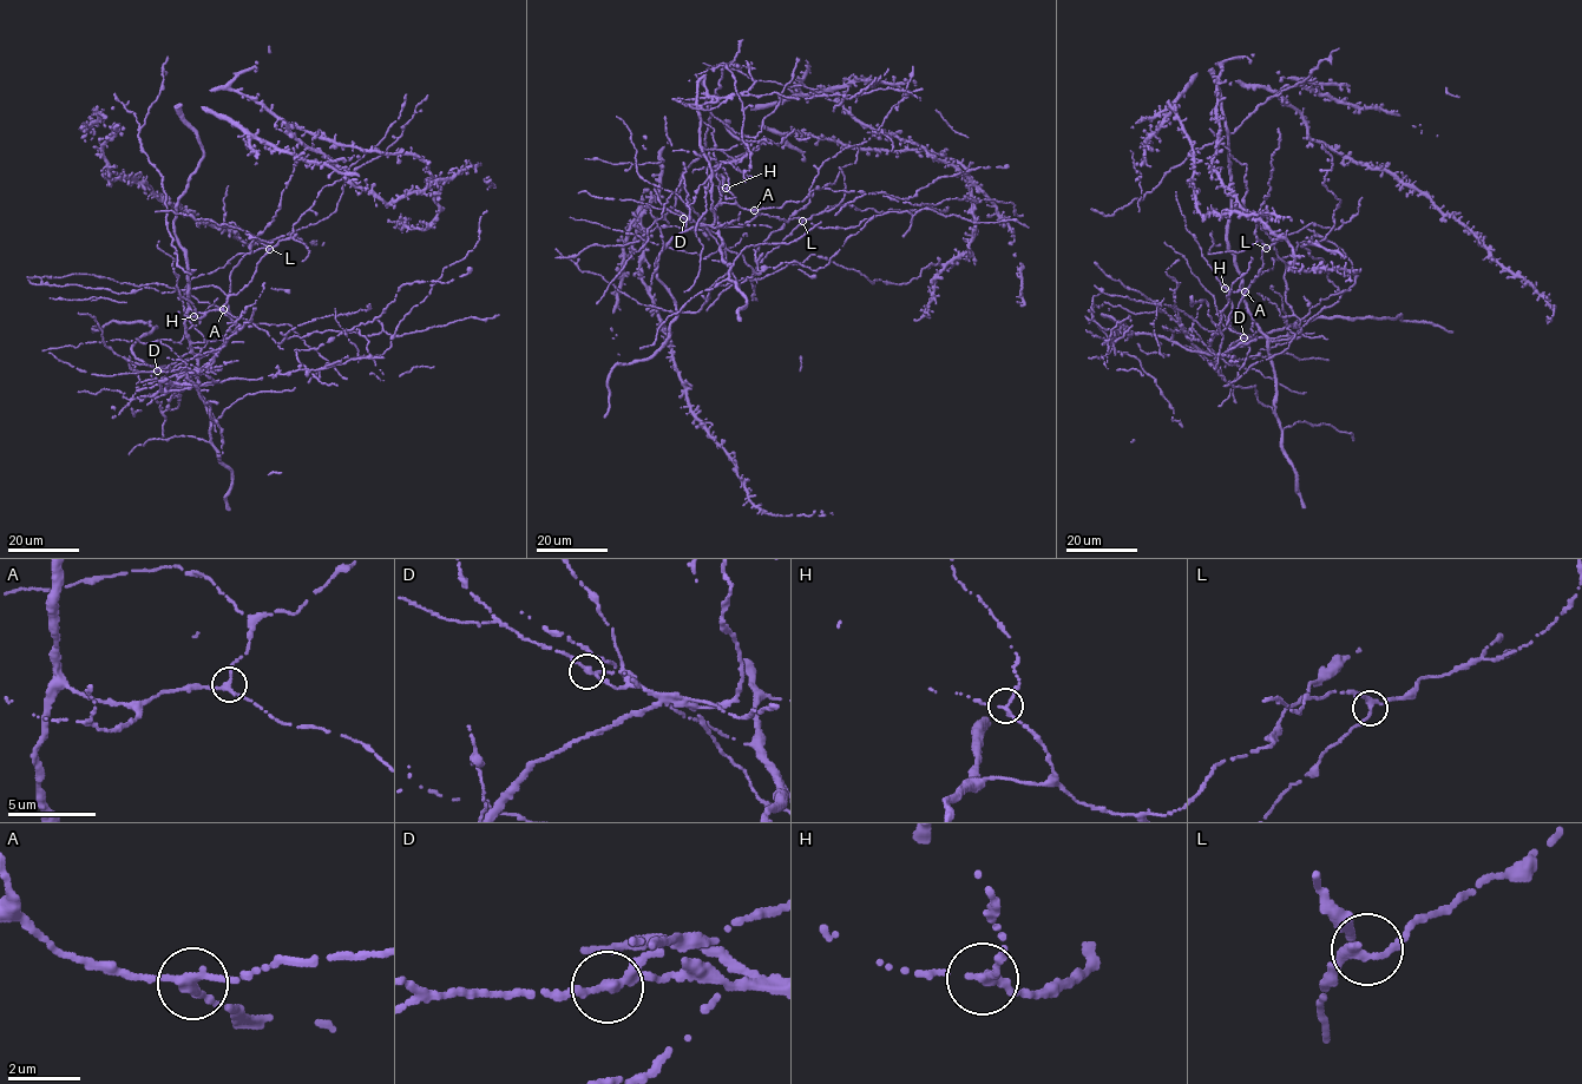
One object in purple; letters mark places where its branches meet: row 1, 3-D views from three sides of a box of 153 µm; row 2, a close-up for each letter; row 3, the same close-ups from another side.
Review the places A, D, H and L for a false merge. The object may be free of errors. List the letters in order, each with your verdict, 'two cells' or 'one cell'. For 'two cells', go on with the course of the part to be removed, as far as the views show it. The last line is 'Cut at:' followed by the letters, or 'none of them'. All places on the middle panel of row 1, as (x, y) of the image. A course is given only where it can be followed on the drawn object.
A: one cell
D: two cells
H: one cell
L: one cell
Cut at: D

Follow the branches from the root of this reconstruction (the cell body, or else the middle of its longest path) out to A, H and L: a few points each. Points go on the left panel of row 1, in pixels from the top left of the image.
A: (185, 336), (184, 320), (190, 309), (205, 313), (223, 309)
H: (185, 336), (186, 313), (191, 309), (204, 315), (194, 316)
L: (185, 336), (186, 313), (190, 309), (202, 313), (221, 310), (229, 296), (249, 283), (256, 263), (269, 249)

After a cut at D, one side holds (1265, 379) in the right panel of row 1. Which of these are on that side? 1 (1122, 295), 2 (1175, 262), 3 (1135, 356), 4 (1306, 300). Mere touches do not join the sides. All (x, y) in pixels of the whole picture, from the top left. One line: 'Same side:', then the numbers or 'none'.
Same side: 2, 3

